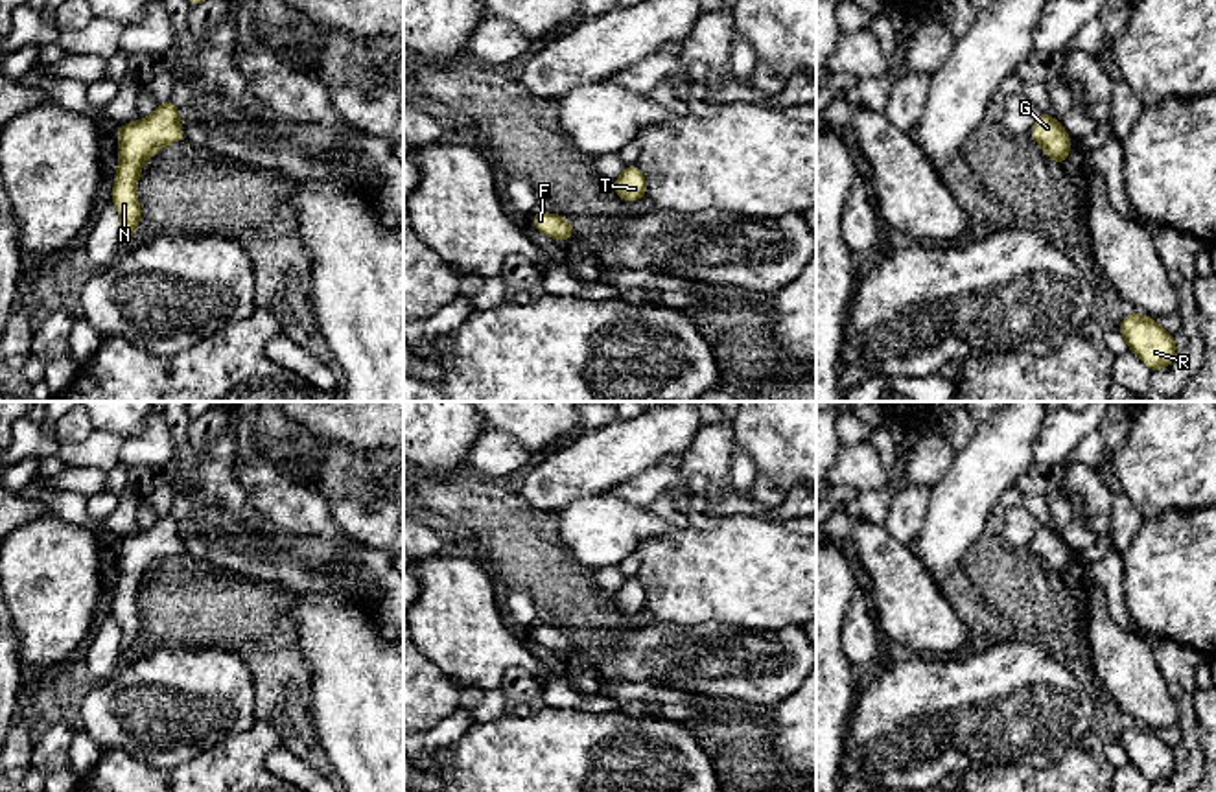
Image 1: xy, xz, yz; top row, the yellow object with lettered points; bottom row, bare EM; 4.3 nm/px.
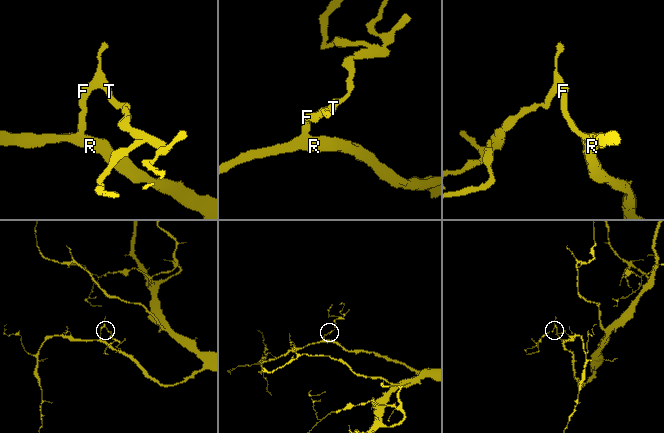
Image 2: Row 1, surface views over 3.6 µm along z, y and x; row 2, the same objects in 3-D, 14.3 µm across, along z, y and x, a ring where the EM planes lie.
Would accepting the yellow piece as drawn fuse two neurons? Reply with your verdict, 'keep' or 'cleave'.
keep

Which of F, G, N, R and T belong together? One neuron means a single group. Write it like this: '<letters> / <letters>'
F G N R T

